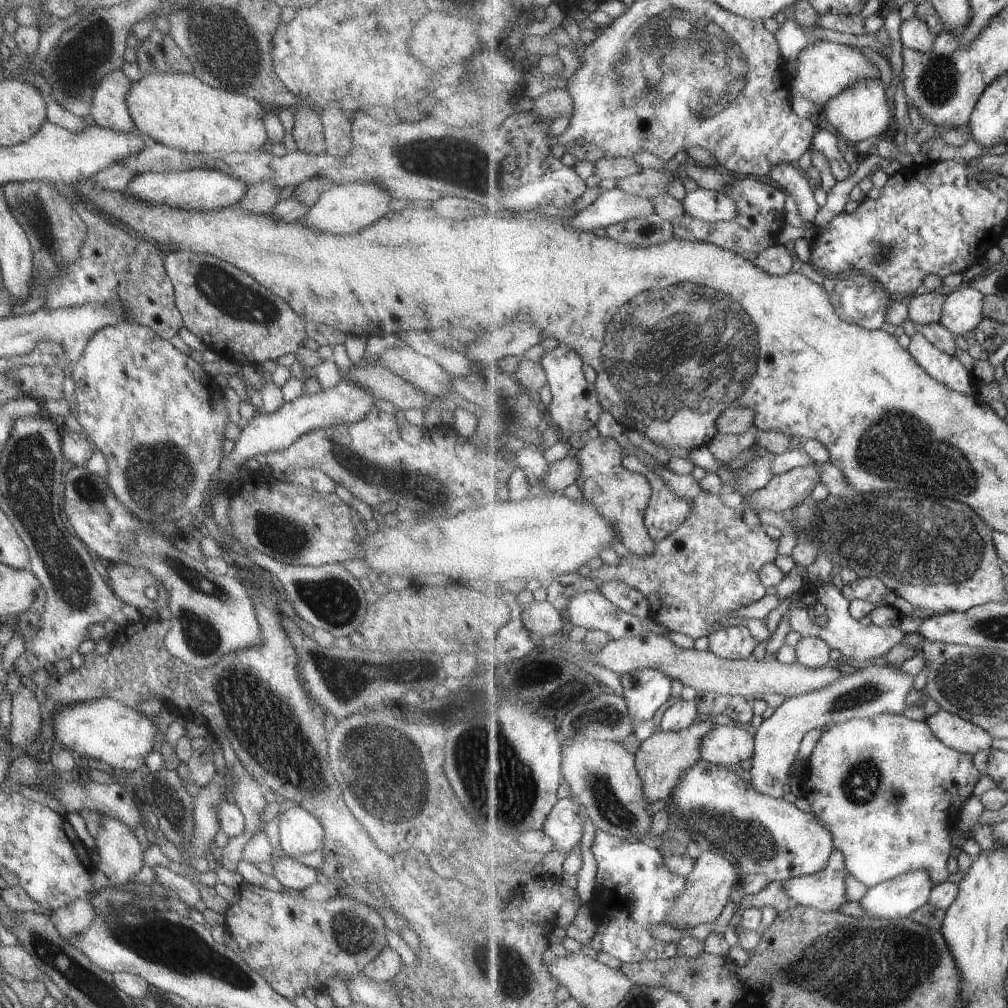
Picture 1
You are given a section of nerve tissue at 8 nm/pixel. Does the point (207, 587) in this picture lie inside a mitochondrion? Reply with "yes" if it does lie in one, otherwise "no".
yes

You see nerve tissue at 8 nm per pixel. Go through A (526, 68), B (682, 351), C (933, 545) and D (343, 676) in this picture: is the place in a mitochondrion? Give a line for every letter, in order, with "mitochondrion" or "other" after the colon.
A: other
B: mitochondrion
C: mitochondrion
D: mitochondrion

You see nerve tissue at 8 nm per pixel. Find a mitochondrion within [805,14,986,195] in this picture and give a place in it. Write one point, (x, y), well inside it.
(937, 81)

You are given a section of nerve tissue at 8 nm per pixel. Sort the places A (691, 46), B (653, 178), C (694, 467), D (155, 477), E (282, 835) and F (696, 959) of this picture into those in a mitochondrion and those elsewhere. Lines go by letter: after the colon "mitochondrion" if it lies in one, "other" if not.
A: mitochondrion
B: other
C: other
D: mitochondrion
E: other
F: other

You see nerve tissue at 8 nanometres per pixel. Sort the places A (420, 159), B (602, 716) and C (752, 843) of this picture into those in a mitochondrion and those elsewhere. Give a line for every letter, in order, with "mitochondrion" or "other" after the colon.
A: mitochondrion
B: mitochondrion
C: mitochondrion

